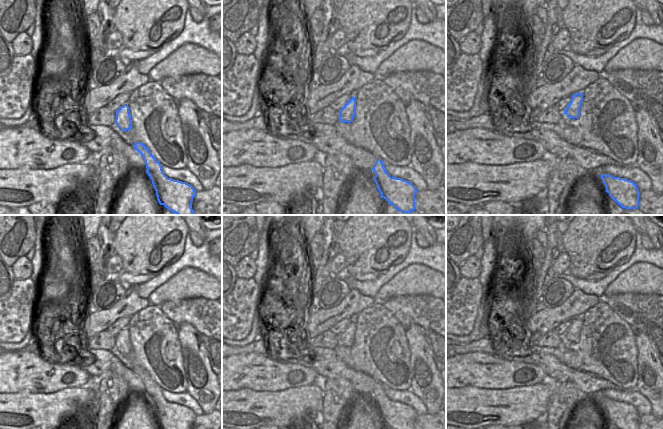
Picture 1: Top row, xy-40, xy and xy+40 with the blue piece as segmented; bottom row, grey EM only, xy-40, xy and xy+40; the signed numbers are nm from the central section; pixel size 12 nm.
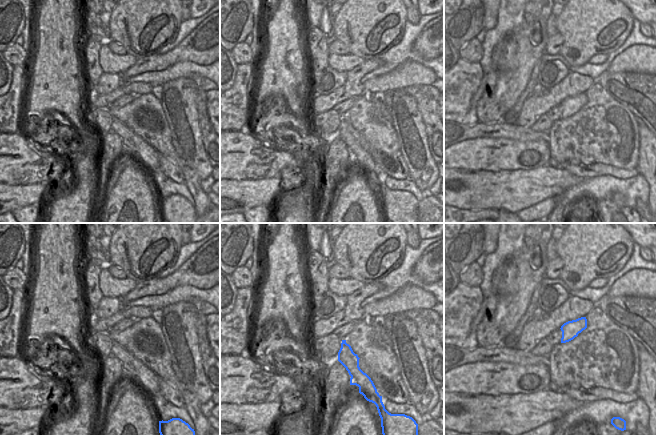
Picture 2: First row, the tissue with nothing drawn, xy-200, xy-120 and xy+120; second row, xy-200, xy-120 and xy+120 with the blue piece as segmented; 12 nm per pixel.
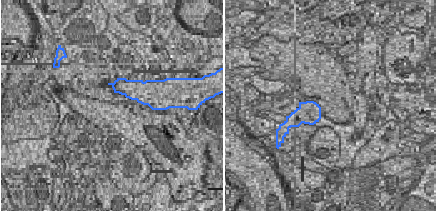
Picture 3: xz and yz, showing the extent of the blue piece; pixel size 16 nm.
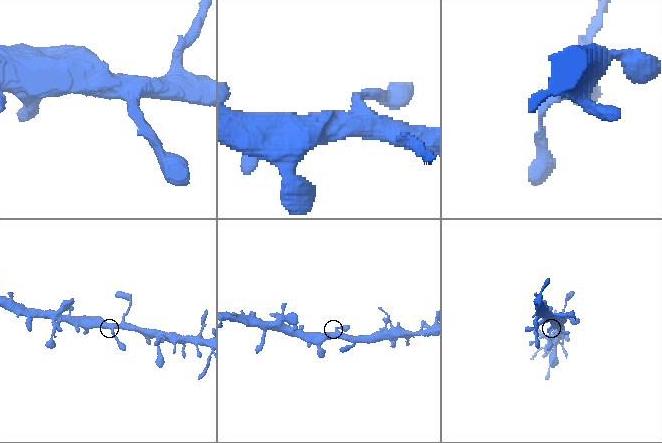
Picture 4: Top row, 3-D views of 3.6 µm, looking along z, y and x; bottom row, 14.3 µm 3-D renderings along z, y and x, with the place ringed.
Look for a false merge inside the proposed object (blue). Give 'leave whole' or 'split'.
leave whole

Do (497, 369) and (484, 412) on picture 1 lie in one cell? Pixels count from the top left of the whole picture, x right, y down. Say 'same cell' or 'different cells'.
different cells

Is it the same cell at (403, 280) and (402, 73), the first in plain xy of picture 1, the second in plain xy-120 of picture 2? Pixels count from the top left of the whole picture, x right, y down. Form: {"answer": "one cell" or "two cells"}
{"answer": "one cell"}

